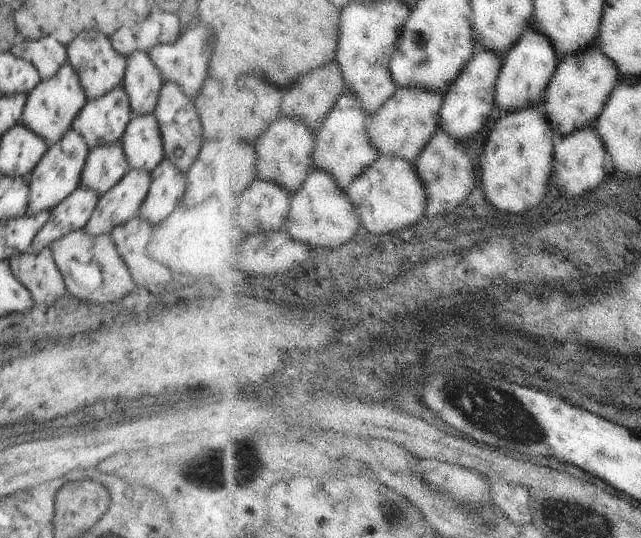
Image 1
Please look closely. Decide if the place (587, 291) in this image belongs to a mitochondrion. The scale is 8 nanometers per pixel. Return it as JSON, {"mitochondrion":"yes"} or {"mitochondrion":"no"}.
{"mitochondrion":"no"}

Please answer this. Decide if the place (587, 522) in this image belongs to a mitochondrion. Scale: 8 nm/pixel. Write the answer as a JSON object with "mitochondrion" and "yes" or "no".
{"mitochondrion":"yes"}

